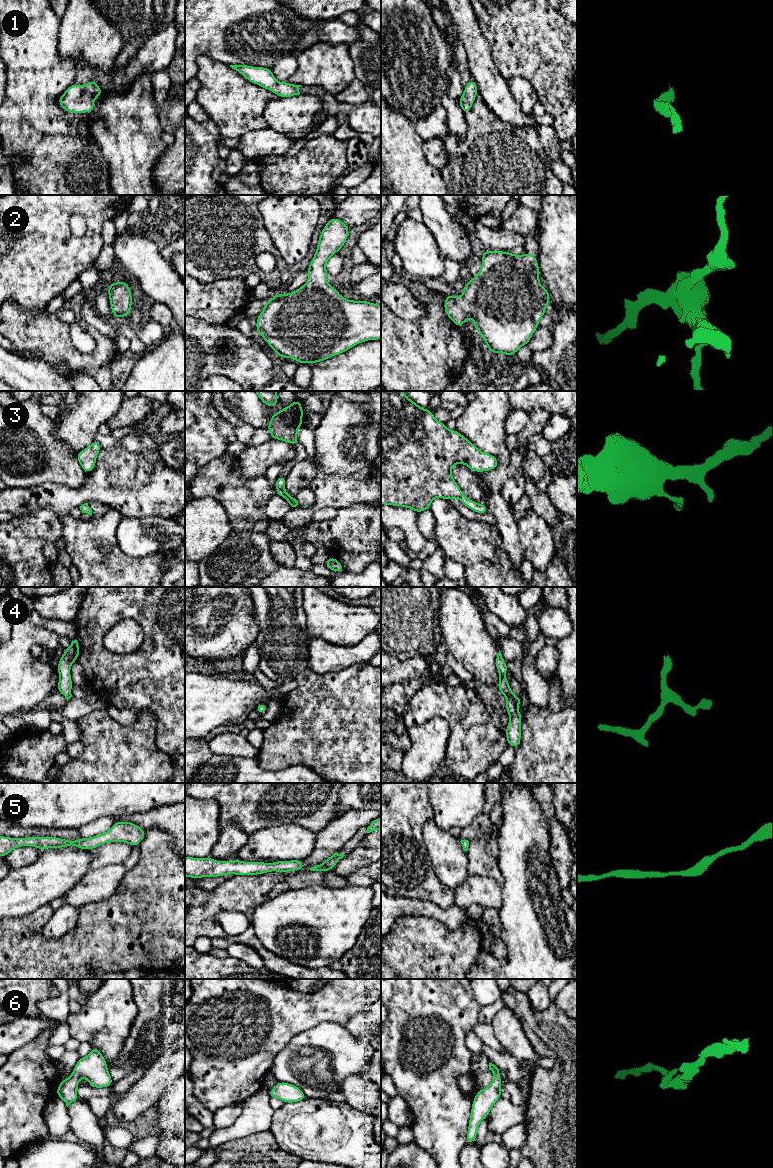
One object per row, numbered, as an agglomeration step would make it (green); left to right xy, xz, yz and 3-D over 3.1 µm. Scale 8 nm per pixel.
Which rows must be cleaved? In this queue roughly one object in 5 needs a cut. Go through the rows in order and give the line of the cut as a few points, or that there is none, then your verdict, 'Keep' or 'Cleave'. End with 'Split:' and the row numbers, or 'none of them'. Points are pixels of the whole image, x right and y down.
1: No split. Keep
2: No split. Keep
3: No split. Keep
4: No split. Keep
5: No split. Keep
6: No split. Keep
Split: none of them

